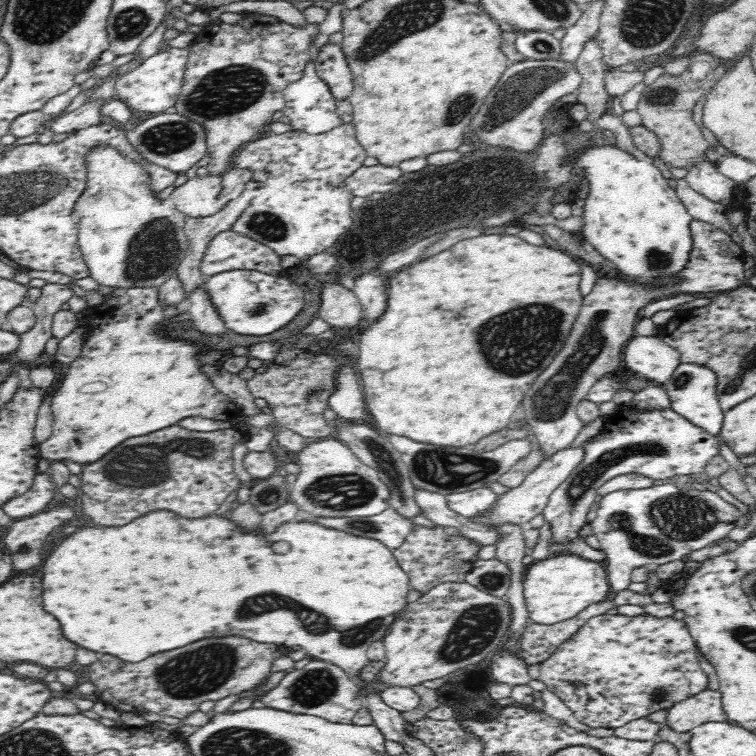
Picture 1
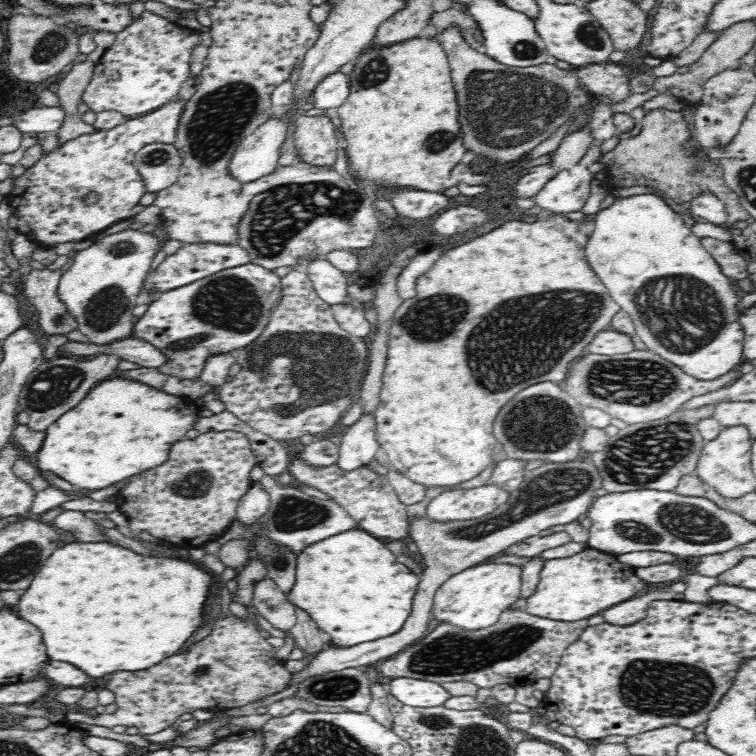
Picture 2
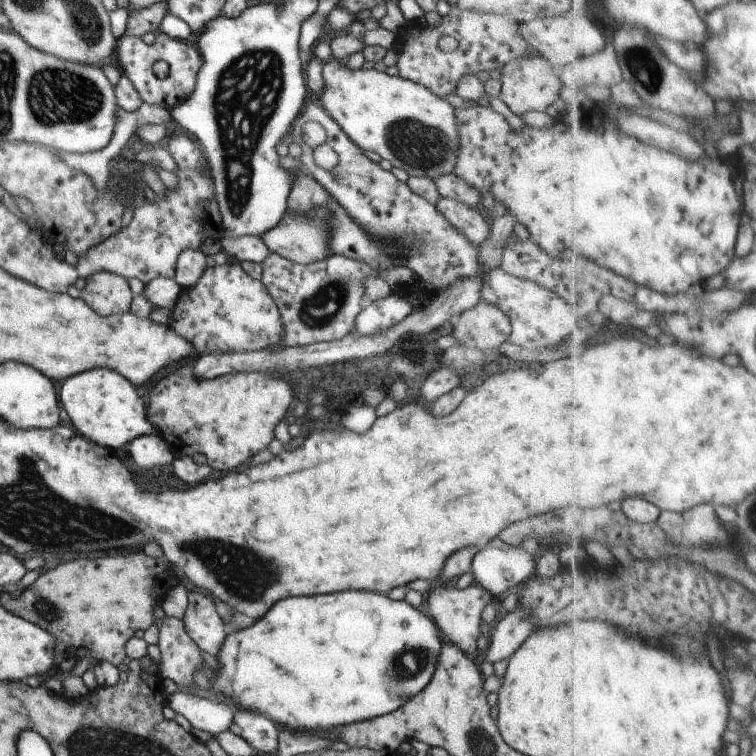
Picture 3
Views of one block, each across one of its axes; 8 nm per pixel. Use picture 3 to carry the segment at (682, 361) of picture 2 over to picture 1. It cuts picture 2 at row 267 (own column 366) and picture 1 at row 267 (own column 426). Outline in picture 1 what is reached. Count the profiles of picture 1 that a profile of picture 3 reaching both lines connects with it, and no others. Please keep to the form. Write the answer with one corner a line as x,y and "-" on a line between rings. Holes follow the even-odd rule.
614,145
608,146
590,146
578,150
578,154
575,154
578,158
572,163
572,167
578,166
583,169
584,178
588,181
589,192
588,198
586,198
586,205
584,206
584,226
583,231
580,233
586,242
589,242
604,258
607,258
608,262
614,267
615,275
628,277
632,279
638,279
638,283
644,283
644,285
654,285
655,283
666,284
670,280
672,274
680,272
686,262
688,262
688,256
690,256
690,250
692,250
692,235
690,235
690,222
693,218
688,214
687,209
683,206
683,203
678,199
677,192
670,188
668,180
662,176
660,170
656,168
656,162
653,162
653,158
636,158
621,150

